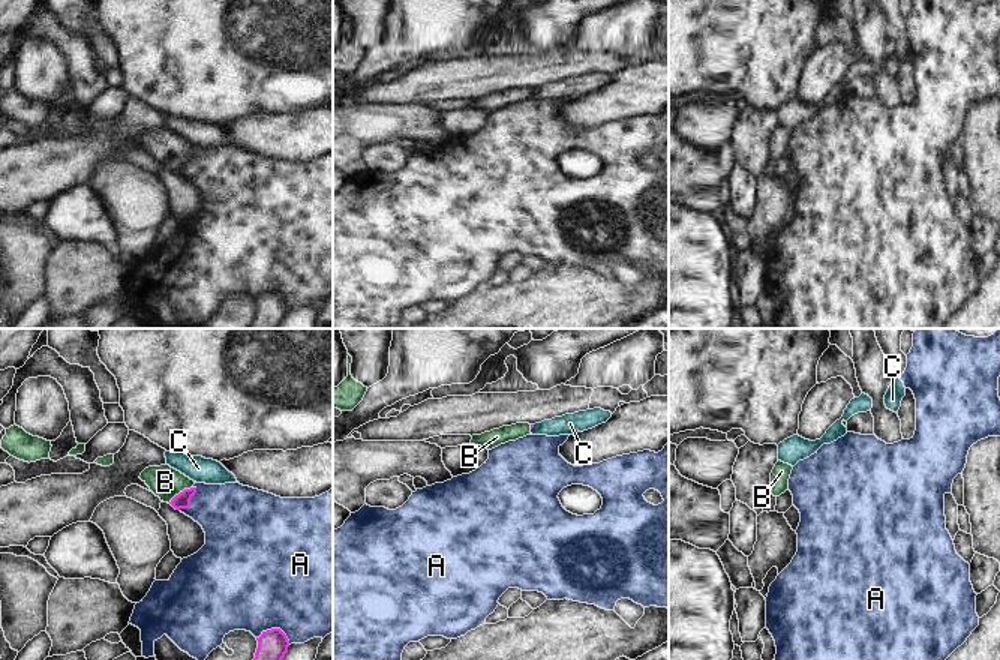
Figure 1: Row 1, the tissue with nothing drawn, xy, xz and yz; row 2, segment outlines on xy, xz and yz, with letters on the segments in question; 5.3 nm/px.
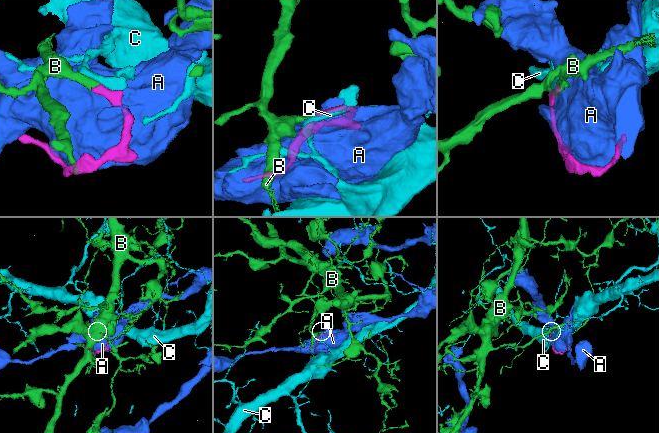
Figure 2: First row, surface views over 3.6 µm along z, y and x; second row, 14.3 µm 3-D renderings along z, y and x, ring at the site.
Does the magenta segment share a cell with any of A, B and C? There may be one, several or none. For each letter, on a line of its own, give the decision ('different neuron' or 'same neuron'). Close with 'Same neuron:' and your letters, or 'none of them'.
A: different neuron
B: same neuron
C: different neuron
Same neuron: B

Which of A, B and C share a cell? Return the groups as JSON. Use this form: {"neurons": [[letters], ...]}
{"neurons": [["A"], ["B"], ["C"]]}

